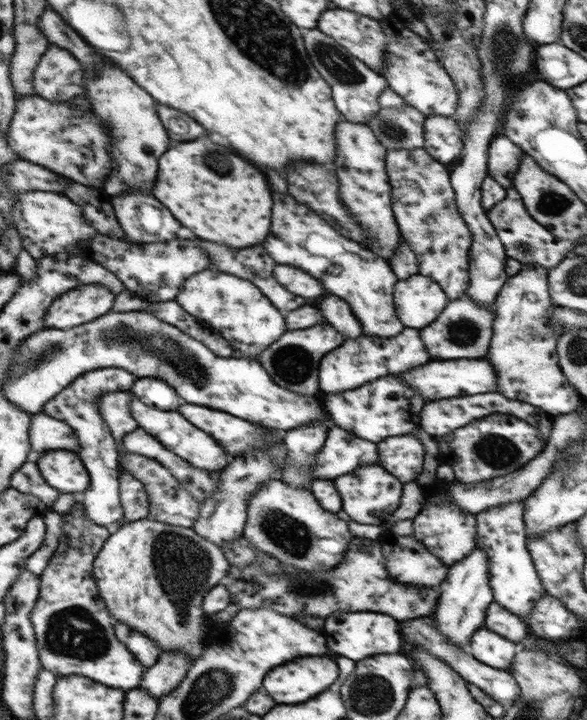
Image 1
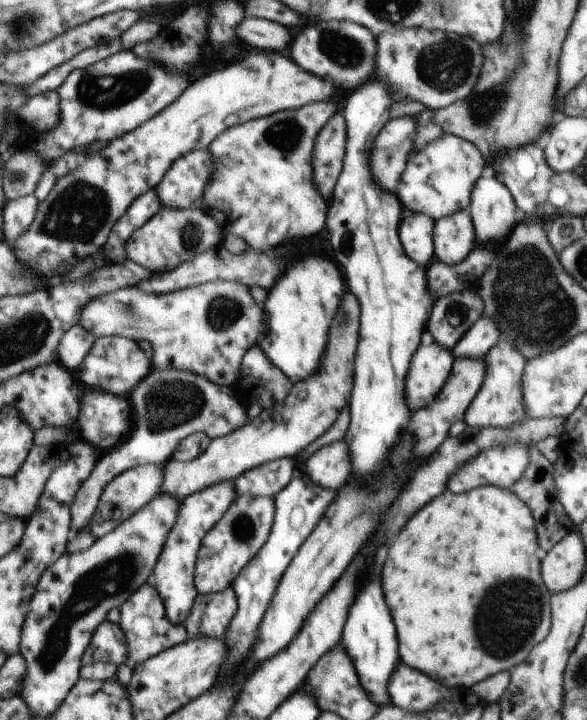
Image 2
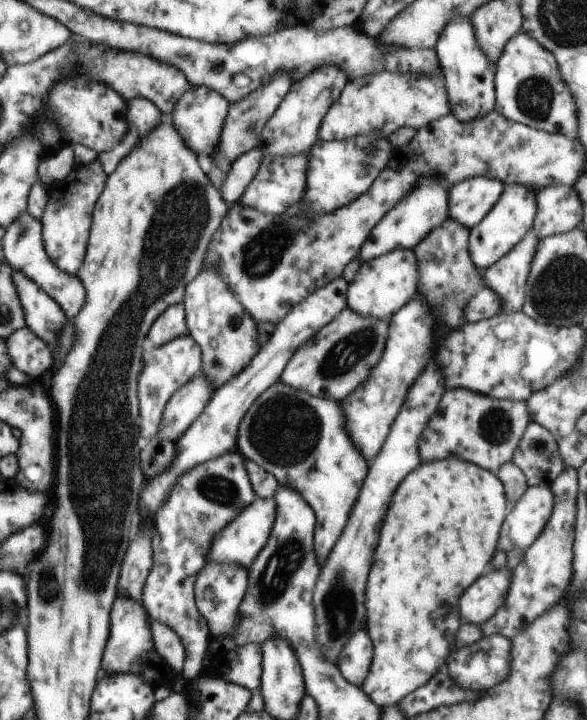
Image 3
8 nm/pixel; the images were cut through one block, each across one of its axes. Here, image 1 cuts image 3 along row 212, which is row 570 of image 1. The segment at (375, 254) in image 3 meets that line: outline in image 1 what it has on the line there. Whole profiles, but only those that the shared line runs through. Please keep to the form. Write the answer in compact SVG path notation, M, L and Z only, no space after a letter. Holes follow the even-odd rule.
M393 536L392 541L387 542L388 544L384 544L384 558L386 558L386 568L388 568L392 580L398 580L400 584L424 588L424 586L438 586L446 578L449 567L439 558L436 560L434 554L430 554L428 549L413 536Z

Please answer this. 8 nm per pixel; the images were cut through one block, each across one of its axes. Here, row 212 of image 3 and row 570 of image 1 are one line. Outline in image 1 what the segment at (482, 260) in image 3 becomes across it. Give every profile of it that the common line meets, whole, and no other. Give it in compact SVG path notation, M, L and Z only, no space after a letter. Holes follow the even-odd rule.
M524 501L499 504L498 507L479 512L475 517L476 546L487 554L489 560L489 585L493 592L493 599L506 610L527 620L534 603L546 592L542 588L541 580L527 549L528 536L523 519L524 507Z

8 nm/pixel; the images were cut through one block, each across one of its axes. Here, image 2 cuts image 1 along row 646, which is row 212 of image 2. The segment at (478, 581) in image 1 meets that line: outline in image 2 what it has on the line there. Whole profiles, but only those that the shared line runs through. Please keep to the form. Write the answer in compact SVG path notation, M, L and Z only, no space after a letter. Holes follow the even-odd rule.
M458 211L435 221L434 254L440 262L462 262L474 249L475 230L468 211Z

